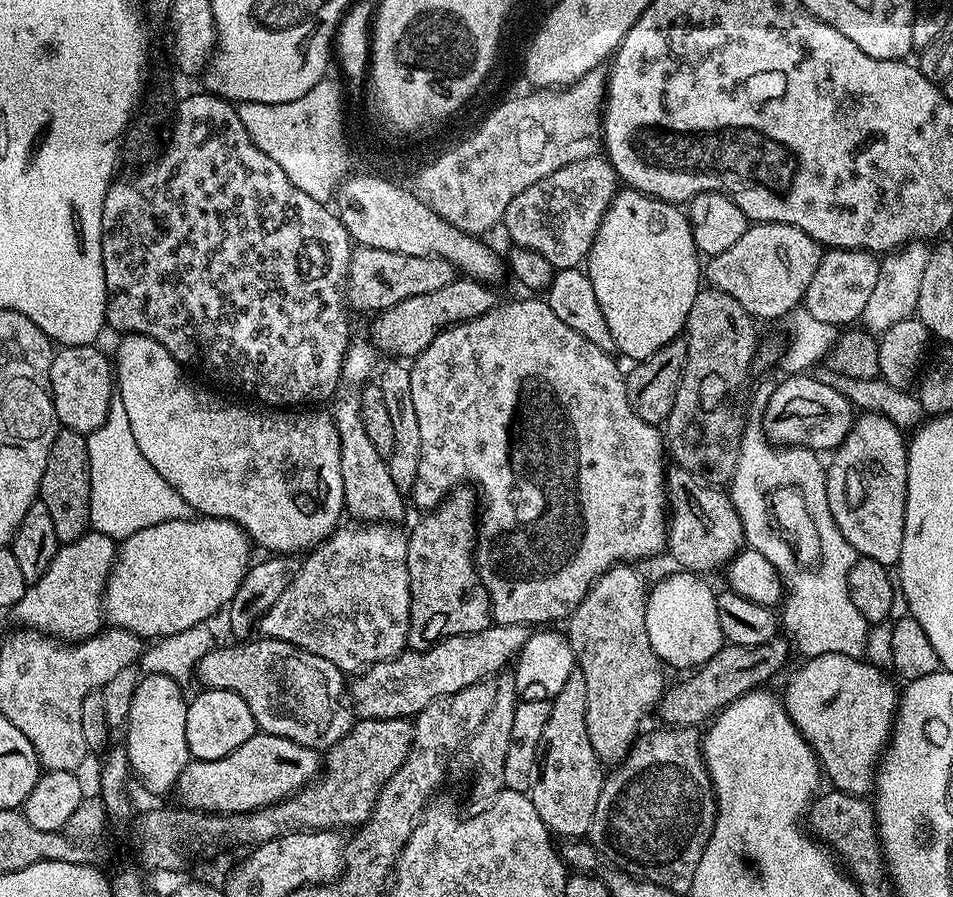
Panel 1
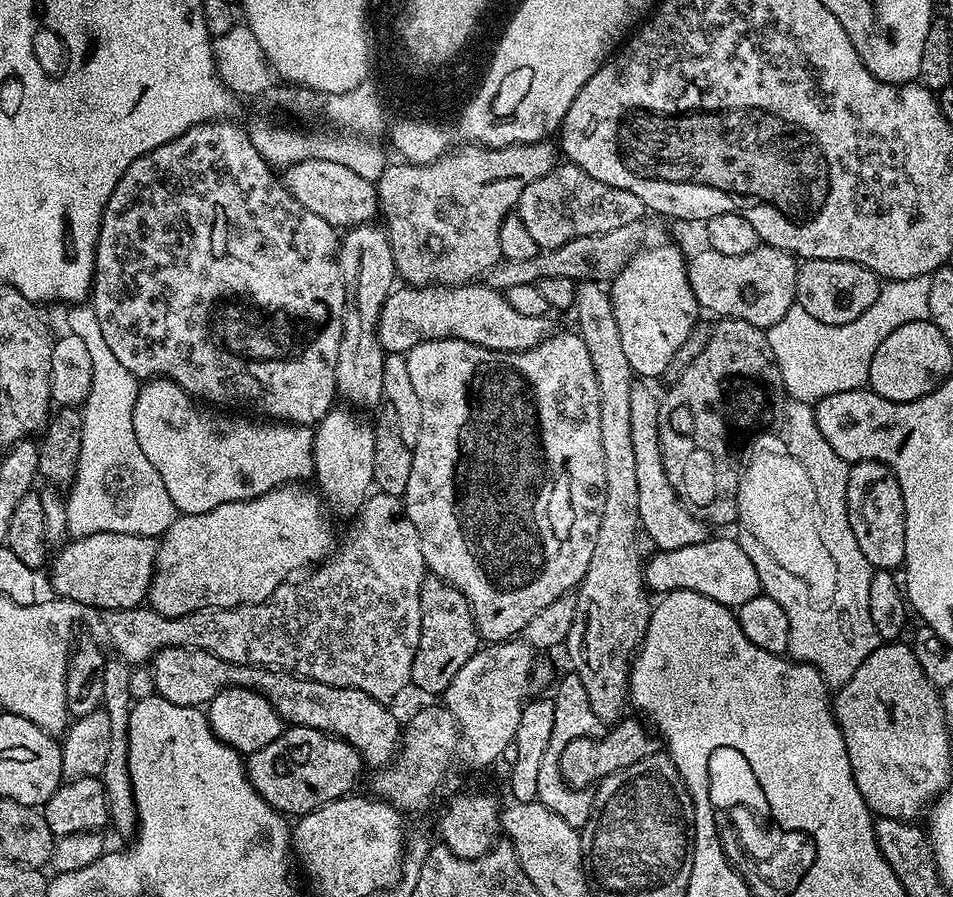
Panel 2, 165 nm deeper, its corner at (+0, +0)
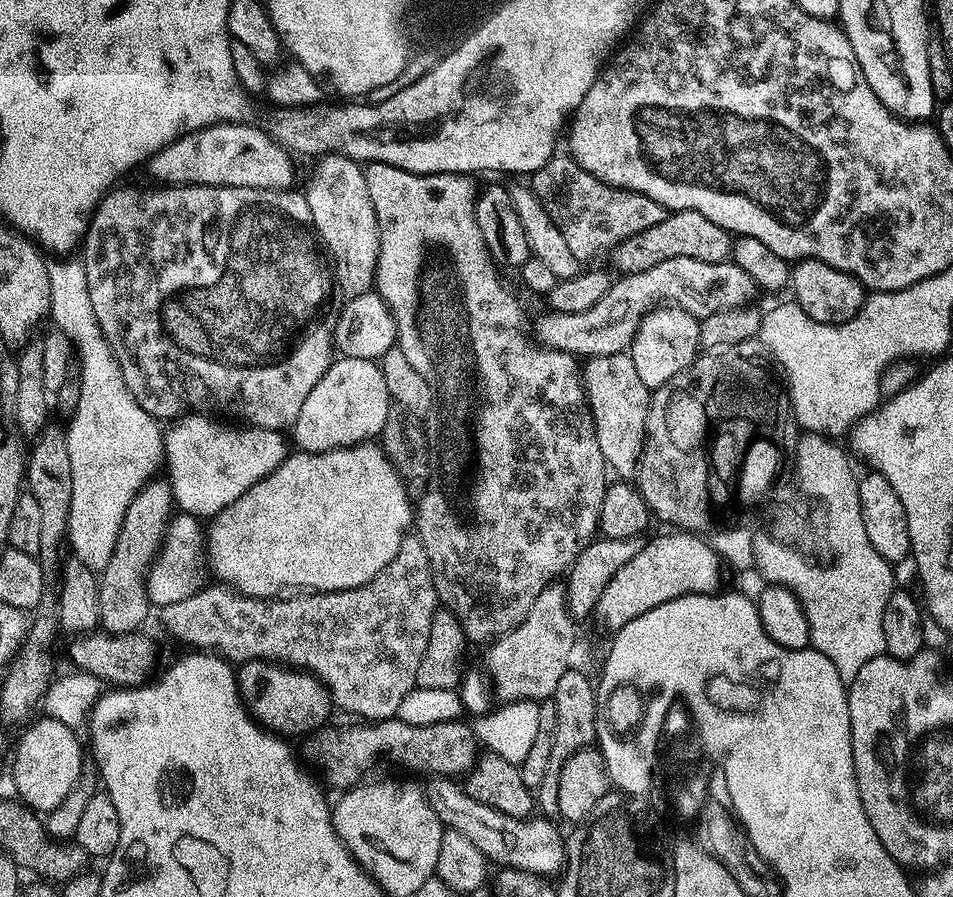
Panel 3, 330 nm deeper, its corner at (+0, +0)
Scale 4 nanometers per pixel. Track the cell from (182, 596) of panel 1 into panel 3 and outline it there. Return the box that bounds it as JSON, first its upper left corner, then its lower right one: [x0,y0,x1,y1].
[206,442,414,600]

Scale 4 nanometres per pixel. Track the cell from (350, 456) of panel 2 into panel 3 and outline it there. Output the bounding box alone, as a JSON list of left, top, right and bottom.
[290,355,390,452]

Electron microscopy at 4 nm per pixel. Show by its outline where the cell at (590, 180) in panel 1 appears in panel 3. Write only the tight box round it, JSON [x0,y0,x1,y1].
[530,155,666,262]

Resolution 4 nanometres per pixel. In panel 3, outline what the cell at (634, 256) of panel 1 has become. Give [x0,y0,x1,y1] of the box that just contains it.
[630,306,700,390]

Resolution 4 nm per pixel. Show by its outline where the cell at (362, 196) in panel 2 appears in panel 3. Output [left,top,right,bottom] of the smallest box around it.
[146,122,296,190]

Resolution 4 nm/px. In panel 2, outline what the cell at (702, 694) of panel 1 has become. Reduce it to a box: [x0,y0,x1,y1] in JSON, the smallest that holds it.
[560,718,658,789]

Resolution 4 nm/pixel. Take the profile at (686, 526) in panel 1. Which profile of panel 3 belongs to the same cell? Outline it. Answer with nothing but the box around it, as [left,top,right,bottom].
[582,352,652,481]

